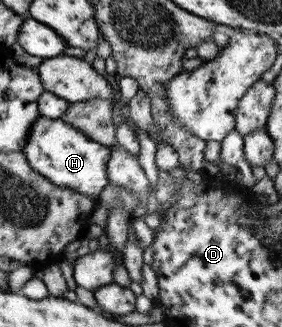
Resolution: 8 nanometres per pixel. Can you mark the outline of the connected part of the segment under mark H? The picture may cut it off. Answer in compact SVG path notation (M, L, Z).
M39 117L31 126L20 152L34 172L41 174L56 186L70 187L82 195L91 197L95 202L104 185L108 184L106 162L110 148L89 140L82 131L59 119Z

